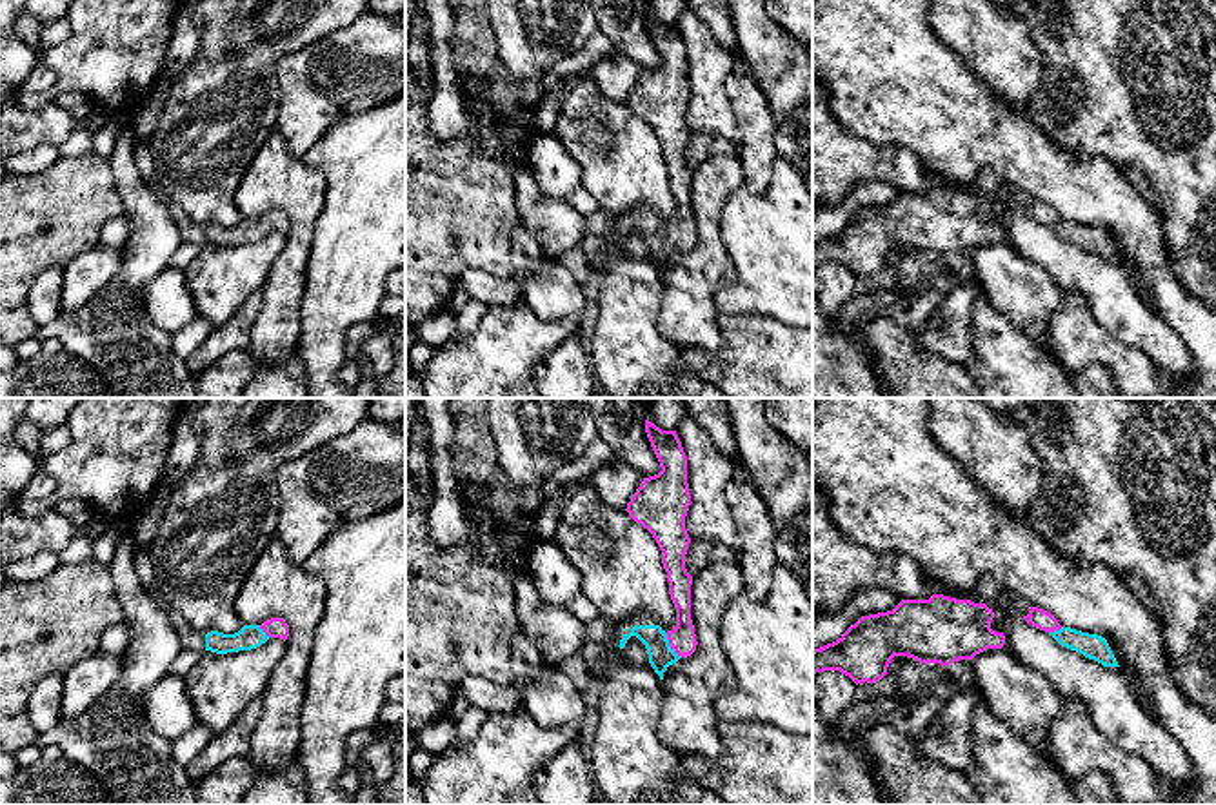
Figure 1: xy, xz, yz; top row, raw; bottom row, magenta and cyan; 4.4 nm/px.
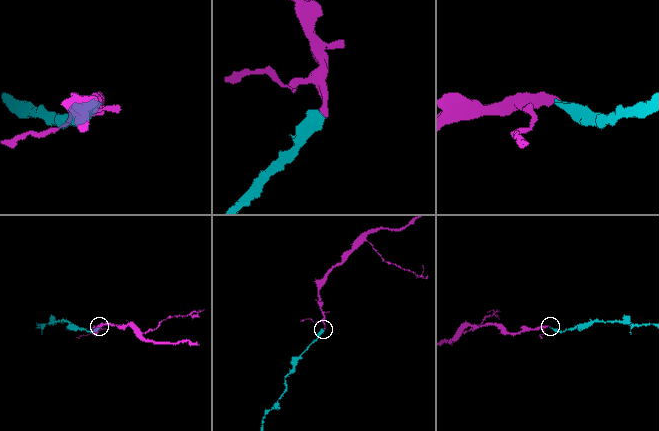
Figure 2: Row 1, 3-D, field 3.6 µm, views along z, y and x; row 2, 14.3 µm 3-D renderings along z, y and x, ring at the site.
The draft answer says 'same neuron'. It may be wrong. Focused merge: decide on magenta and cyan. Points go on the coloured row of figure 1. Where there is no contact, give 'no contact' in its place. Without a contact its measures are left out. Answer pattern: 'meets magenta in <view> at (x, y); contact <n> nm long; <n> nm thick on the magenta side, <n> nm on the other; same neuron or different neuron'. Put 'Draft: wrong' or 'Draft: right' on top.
Draft: right
meets magenta in xz at (669, 644); contact 140 nm long; 120 nm thick on the magenta side, 110 nm on the other; same neuron

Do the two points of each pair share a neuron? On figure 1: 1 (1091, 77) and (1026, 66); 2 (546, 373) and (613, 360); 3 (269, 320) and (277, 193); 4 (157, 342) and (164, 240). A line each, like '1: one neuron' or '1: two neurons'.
1: two neurons
2: two neurons
3: one neuron
4: one neuron

